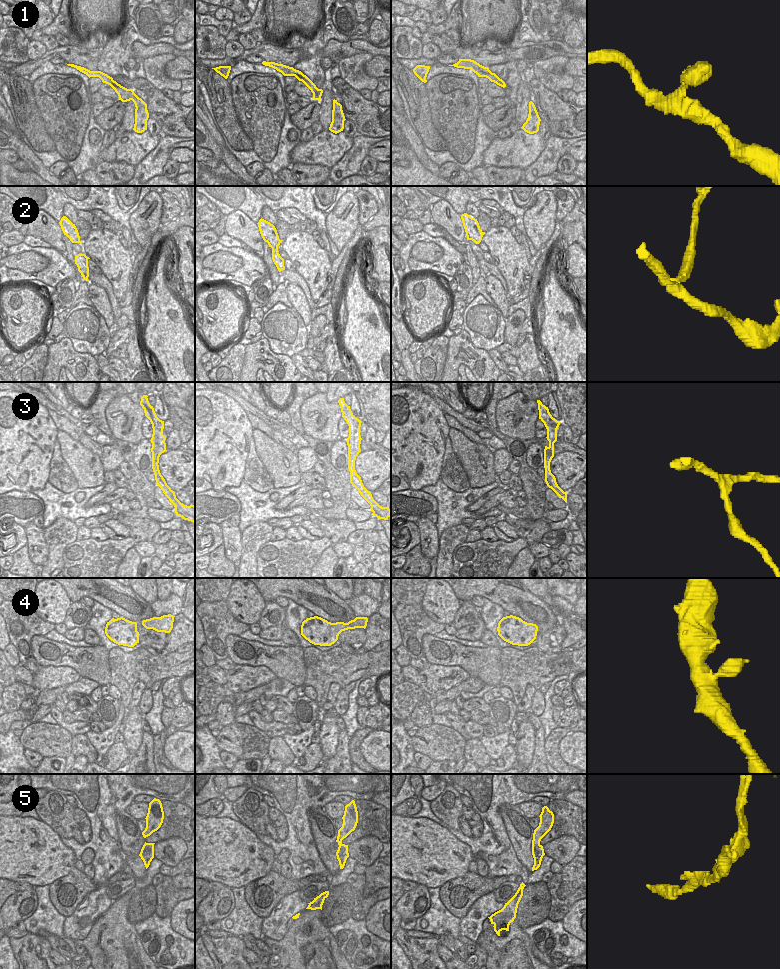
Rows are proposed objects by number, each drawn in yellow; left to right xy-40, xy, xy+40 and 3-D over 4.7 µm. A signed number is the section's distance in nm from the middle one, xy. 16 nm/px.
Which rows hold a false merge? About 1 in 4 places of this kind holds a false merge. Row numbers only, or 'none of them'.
2, 5

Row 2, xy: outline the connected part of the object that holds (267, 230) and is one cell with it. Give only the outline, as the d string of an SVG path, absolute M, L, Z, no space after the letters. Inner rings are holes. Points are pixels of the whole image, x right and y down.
M262 218L257 224L263 240L267 242L272 249L277 249L283 240L279 239L275 226Z

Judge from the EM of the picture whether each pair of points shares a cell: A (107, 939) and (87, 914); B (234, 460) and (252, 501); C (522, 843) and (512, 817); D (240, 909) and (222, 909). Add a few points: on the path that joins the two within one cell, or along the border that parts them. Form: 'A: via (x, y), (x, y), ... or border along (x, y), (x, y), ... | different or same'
A: border along (110, 905), (95, 921), (89, 933), (79, 940) | different
B: border along (242, 479), (238, 486), (227, 486), (224, 489) | different
C: via (521, 837), (516, 823) | same
D: border along (231, 888), (234, 908), (221, 920) | different

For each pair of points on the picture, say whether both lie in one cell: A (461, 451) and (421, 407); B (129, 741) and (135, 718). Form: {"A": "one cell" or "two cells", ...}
{"A": "two cells", "B": "one cell"}

